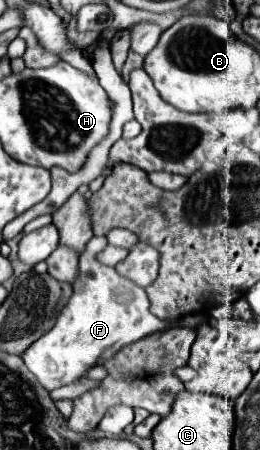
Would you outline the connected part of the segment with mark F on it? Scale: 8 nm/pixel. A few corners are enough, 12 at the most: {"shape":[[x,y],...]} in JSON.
{"shape":[[79,258],[55,326],[23,352],[45,390],[175,324],[145,288]]}

